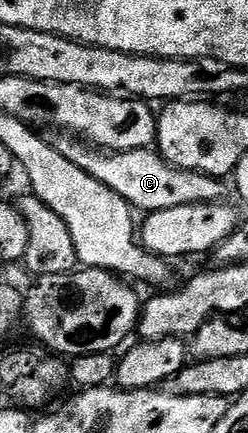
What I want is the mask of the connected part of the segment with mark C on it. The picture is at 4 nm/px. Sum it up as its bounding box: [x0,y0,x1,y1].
[54,139,227,214]

